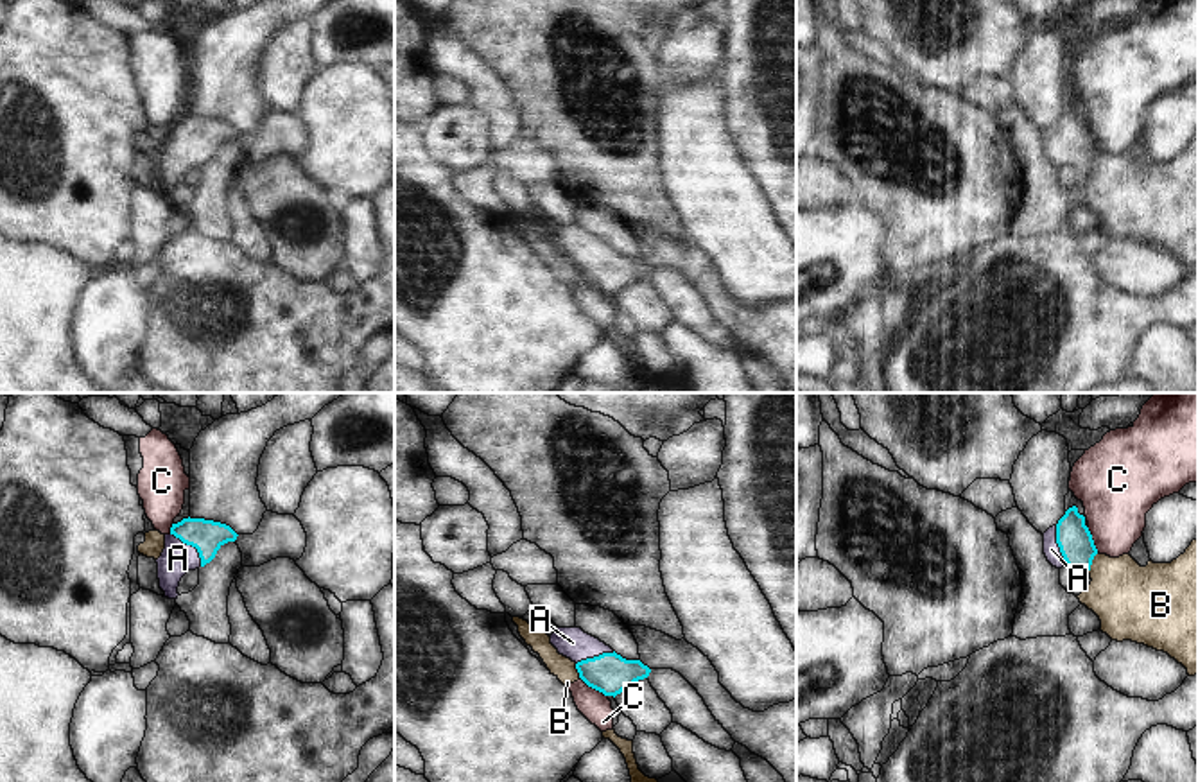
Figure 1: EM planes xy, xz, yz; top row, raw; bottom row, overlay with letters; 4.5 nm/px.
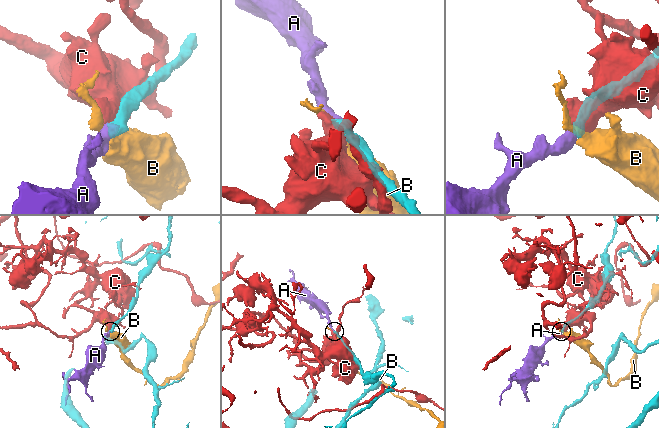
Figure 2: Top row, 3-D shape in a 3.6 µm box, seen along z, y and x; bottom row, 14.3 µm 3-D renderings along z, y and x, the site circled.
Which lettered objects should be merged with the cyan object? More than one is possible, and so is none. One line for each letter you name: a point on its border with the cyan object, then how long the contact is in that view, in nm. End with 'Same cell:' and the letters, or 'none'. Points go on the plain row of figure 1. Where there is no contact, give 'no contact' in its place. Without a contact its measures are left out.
A: xy (192, 144) | 200 nm
Same cell: A

